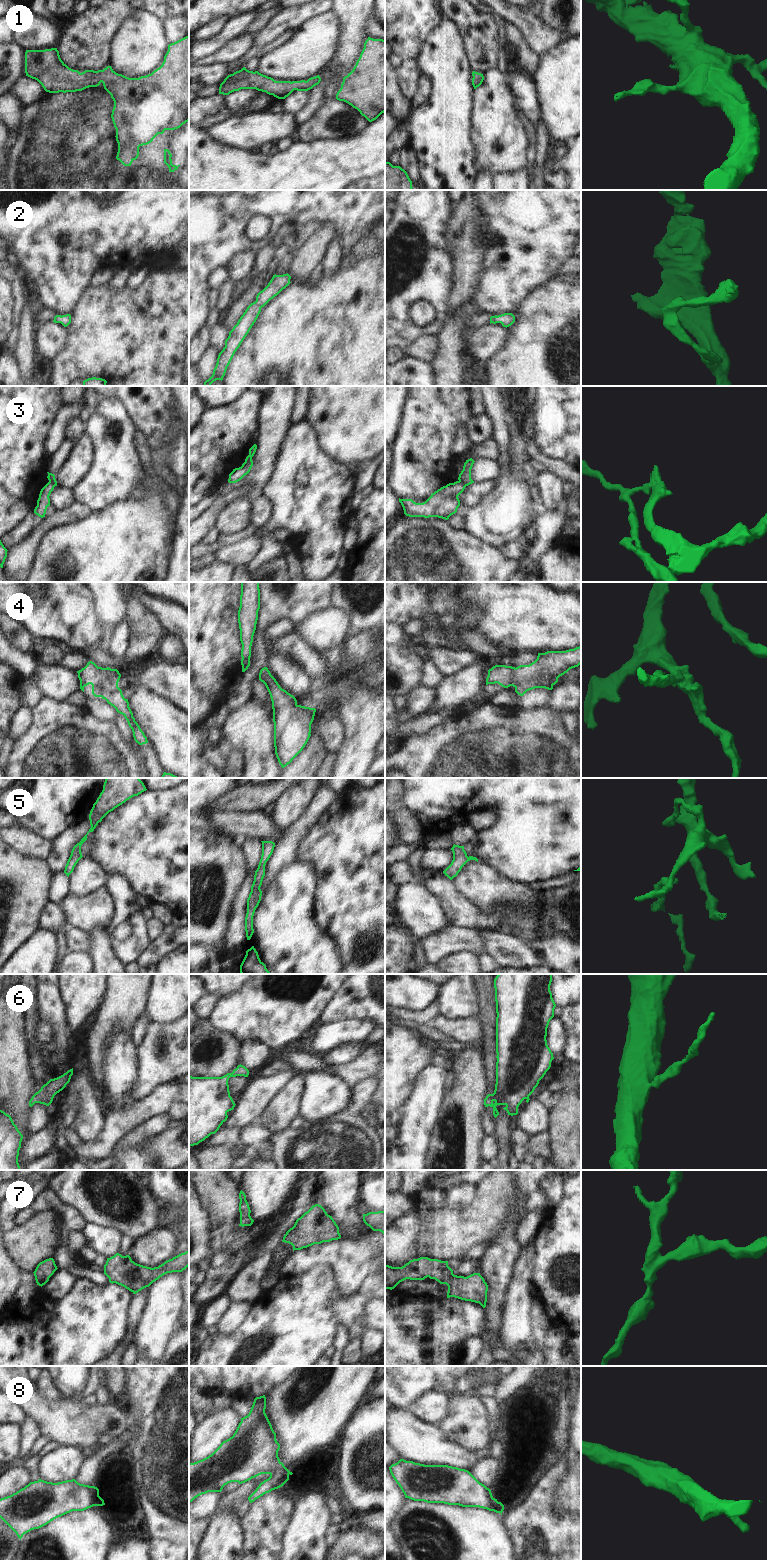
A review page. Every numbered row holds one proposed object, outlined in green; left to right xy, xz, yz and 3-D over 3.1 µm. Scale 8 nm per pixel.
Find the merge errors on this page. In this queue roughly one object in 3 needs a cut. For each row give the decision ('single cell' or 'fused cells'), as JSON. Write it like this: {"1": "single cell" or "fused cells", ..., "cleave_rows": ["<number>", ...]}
{"1": "single cell", "2": "single cell", "3": "fused cells", "4": "single cell", "5": "single cell", "6": "single cell", "7": "single cell", "8": "single cell", "cleave_rows": ["3"]}

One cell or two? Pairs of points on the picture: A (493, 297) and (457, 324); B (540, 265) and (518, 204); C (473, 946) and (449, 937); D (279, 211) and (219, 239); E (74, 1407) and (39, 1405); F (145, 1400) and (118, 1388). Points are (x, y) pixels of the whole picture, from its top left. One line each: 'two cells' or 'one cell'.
A: two cells
B: one cell
C: one cell
D: one cell
E: one cell
F: two cells

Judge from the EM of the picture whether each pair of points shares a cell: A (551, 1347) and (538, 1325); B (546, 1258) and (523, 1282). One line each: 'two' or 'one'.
A: one
B: two

